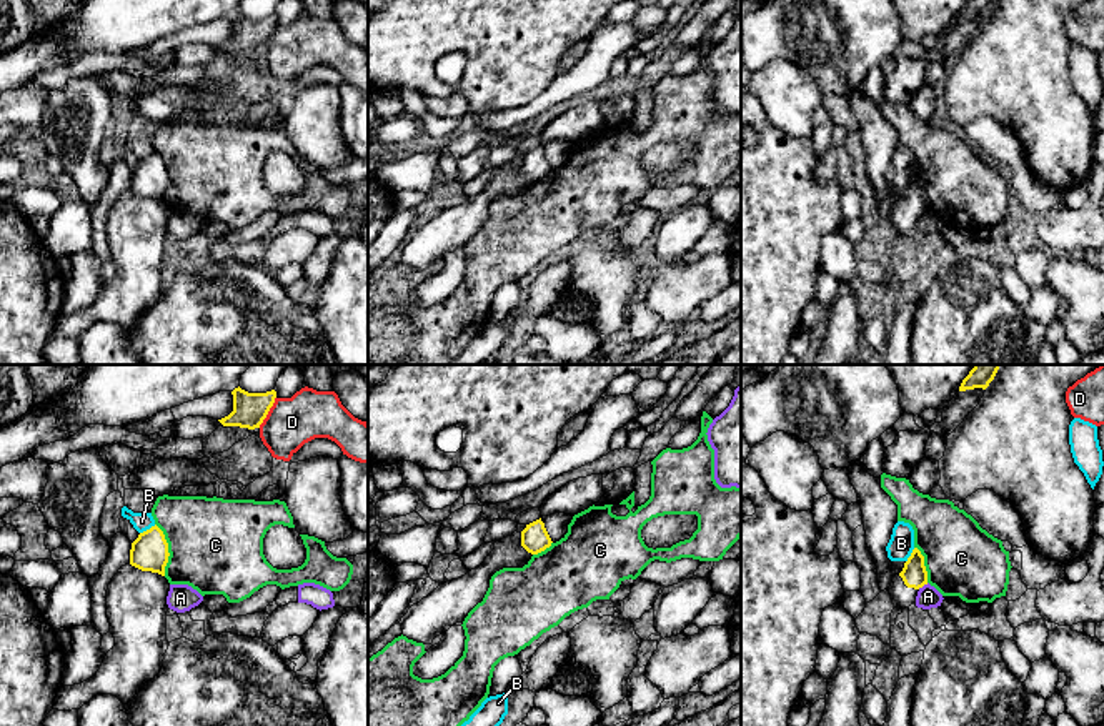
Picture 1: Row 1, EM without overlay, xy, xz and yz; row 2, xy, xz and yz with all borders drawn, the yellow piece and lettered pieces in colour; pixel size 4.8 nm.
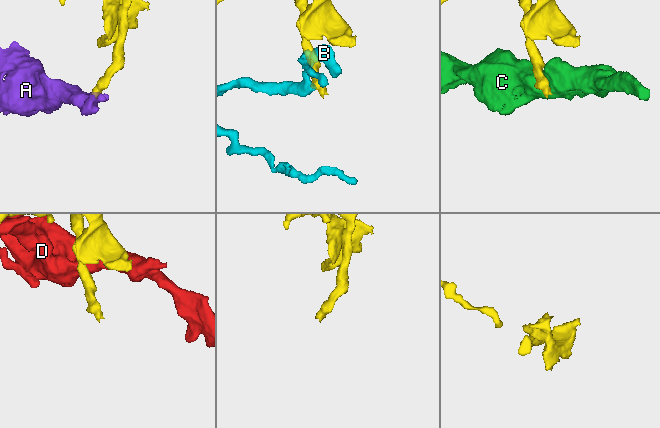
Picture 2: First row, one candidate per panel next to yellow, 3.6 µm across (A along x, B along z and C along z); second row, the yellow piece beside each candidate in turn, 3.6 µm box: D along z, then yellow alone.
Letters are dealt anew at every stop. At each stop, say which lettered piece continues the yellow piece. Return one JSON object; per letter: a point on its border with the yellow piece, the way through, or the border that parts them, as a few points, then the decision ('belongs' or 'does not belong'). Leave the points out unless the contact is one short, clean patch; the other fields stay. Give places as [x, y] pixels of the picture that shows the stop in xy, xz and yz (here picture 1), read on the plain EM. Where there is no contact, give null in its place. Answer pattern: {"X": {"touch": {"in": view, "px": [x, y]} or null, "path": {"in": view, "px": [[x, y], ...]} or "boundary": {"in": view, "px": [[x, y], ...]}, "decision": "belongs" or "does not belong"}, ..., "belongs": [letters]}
{"A": {"touch": {"in": "yz", "px": [923, 212]}, "boundary": {"in": "yz", "px": [[928, 210], [918, 215]]}, "decision": "does not belong"}, "B": {"touch": {"in": "xy", "px": [147, 157]}, "decision": "does not belong"}, "C": {"touch": {"in": "xy", "px": [167, 177]}, "decision": "does not belong"}, "D": {"touch": {"in": "xy", "px": [268, 37]}, "decision": "does not belong"}, "belongs": []}

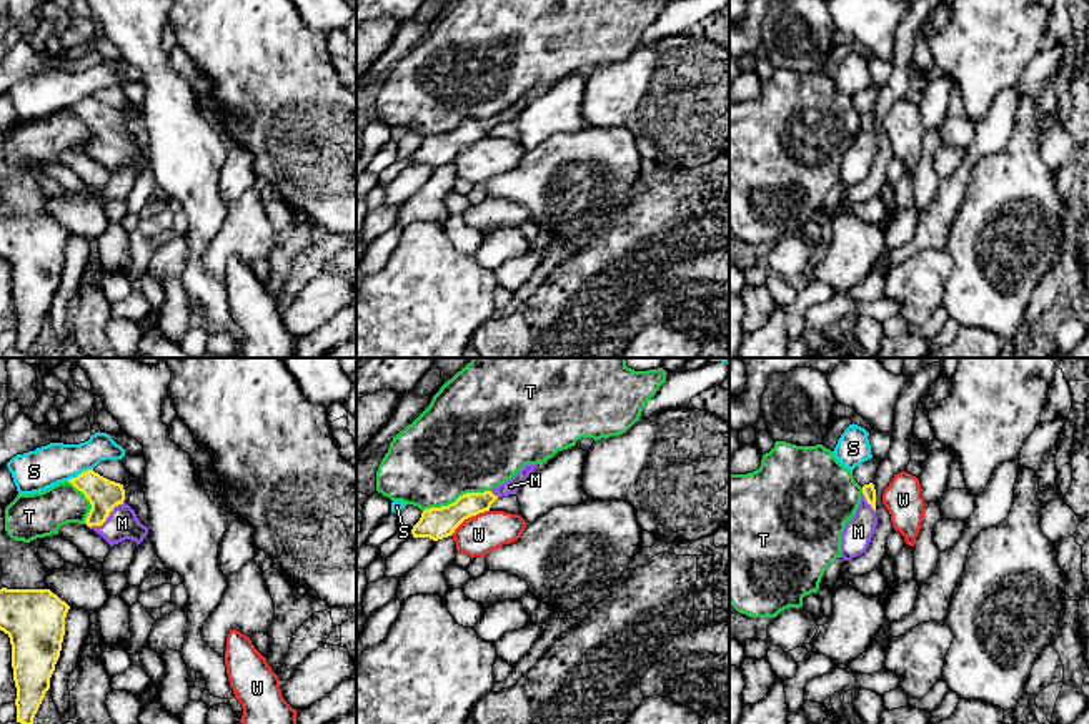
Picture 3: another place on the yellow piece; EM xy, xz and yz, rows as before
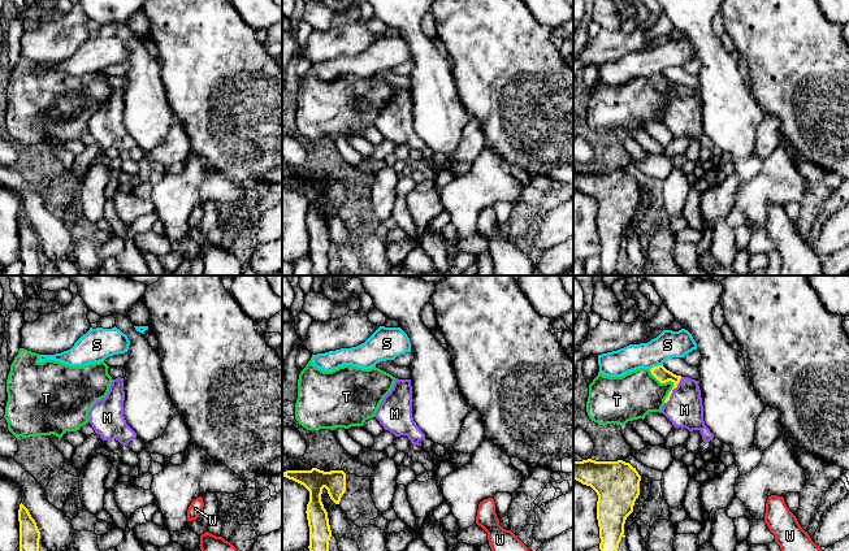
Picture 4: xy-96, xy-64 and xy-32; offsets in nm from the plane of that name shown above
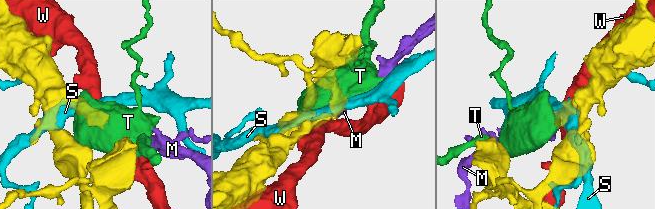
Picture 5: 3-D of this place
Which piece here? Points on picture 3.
{"M": {"touch": {"in": "xy", "px": [109, 142]}, "path": {"in": "xy", "px": [[104, 122], [109, 142], [122, 150]]}, "decision": "belongs"}, "S": {"touch": {"in": "xy", "px": [79, 102]}, "decision": "does not belong"}, "T": {"touch": {"in": "xz", "px": [458, 125]}, "decision": "does not belong"}, "W": {"touch": {"in": "xz", "px": [468, 143]}, "decision": "does not belong"}, "belongs": ["M"]}

